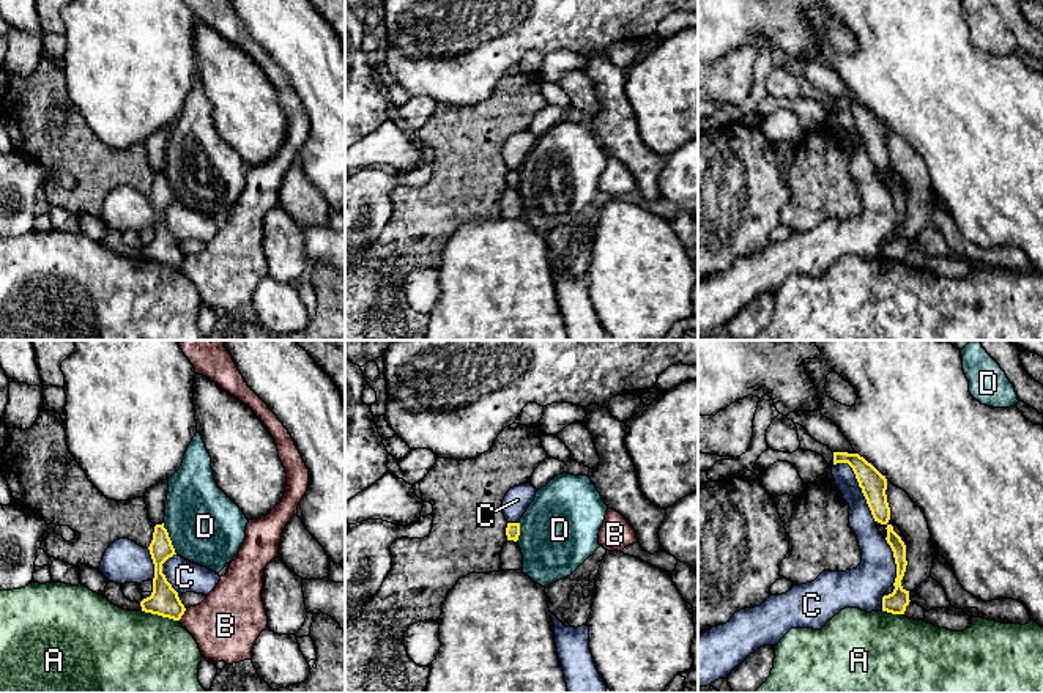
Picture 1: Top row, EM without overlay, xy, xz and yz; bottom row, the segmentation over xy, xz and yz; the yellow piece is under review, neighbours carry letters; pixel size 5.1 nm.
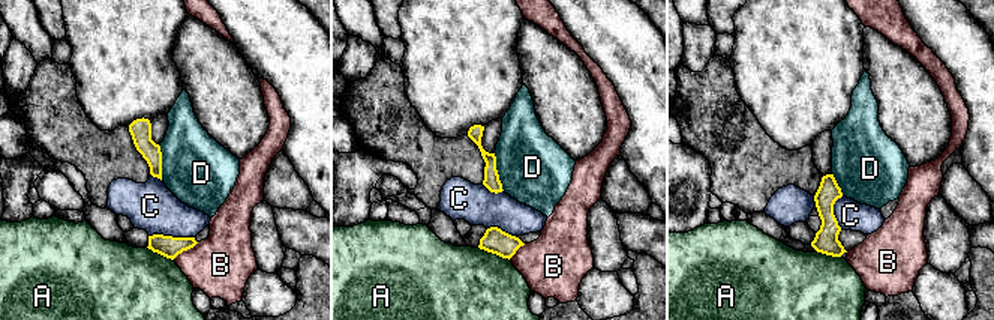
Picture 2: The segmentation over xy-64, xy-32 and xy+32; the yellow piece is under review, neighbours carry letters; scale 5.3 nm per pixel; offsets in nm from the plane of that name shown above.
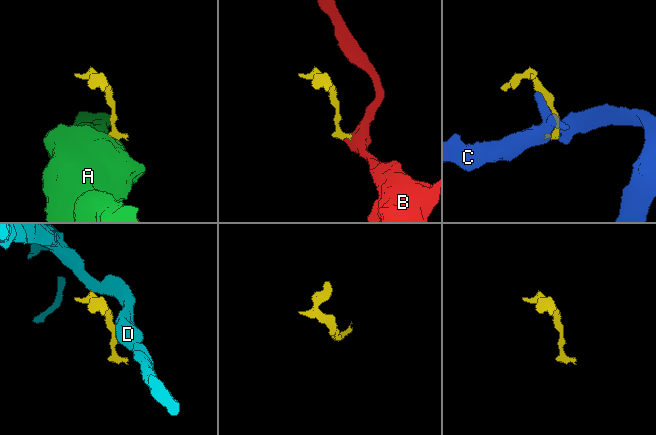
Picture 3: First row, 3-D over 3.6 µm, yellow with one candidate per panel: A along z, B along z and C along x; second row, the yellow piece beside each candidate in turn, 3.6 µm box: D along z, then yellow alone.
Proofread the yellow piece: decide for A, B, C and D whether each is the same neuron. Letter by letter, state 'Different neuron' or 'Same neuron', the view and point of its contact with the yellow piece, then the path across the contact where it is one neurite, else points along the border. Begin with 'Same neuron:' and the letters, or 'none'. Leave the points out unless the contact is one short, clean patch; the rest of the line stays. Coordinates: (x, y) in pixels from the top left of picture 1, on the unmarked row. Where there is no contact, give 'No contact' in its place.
Same neuron: none
A: Different neuron. Touches yellow at xy (161, 262). Boundary: xy (142, 257), (178, 268)
B: Different neuron. Touches yellow at xy (183, 260). Boundary: xy (186, 255), (178, 266)
C: Different neuron. Touches yellow at yz (859, 133)
D: Different neuron. Touches yellow at xy (169, 186). Boundary: xy (163, 170), (177, 200)

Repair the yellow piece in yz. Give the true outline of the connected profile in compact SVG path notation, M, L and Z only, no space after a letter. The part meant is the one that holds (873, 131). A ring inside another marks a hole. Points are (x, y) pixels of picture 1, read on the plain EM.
M833 99L833 112L848 110L862 135L874 169L887 172L890 154L887 150L887 126L859 101Z

